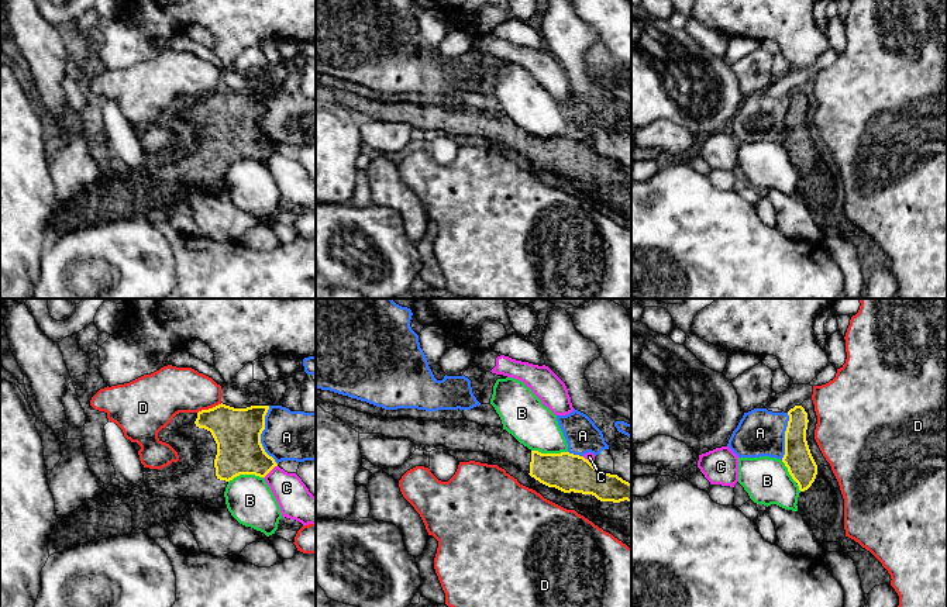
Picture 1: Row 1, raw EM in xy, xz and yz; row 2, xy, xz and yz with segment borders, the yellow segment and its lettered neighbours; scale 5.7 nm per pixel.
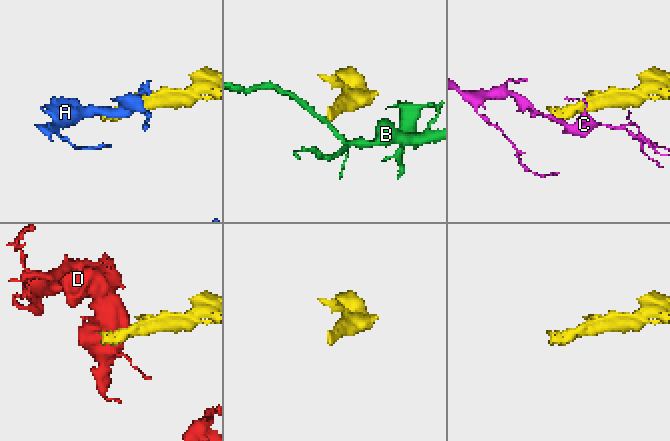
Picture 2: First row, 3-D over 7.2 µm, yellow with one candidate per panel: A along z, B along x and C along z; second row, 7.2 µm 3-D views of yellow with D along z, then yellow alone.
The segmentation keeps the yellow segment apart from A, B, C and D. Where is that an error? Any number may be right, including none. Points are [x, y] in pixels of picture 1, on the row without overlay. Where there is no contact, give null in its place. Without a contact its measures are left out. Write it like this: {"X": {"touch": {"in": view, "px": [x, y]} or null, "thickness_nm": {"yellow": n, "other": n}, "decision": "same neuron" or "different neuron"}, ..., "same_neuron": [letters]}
{"A": {"touch": {"in": "xy", "px": [260, 120]}, "thickness_nm": {"yellow": 280, "other": 280}, "decision": "different neuron"}, "B": {"touch": {"in": "xz", "px": [550, 138]}, "thickness_nm": {"yellow": 220, "other": 260}, "decision": "different neuron"}, "C": {"touch": {"in": "xy", "px": [269, 155]}, "thickness_nm": {"yellow": 260, "other": 190}, "decision": "different neuron"}, "D": {"touch": {"in": "xy", "px": [209, 93]}, "thickness_nm": {"yellow": 280, "other": 280}, "decision": "different neuron"}, "same_neuron": []}

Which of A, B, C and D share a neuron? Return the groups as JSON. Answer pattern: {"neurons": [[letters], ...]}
{"neurons": [["A"], ["B"], ["C"], ["D"]]}

